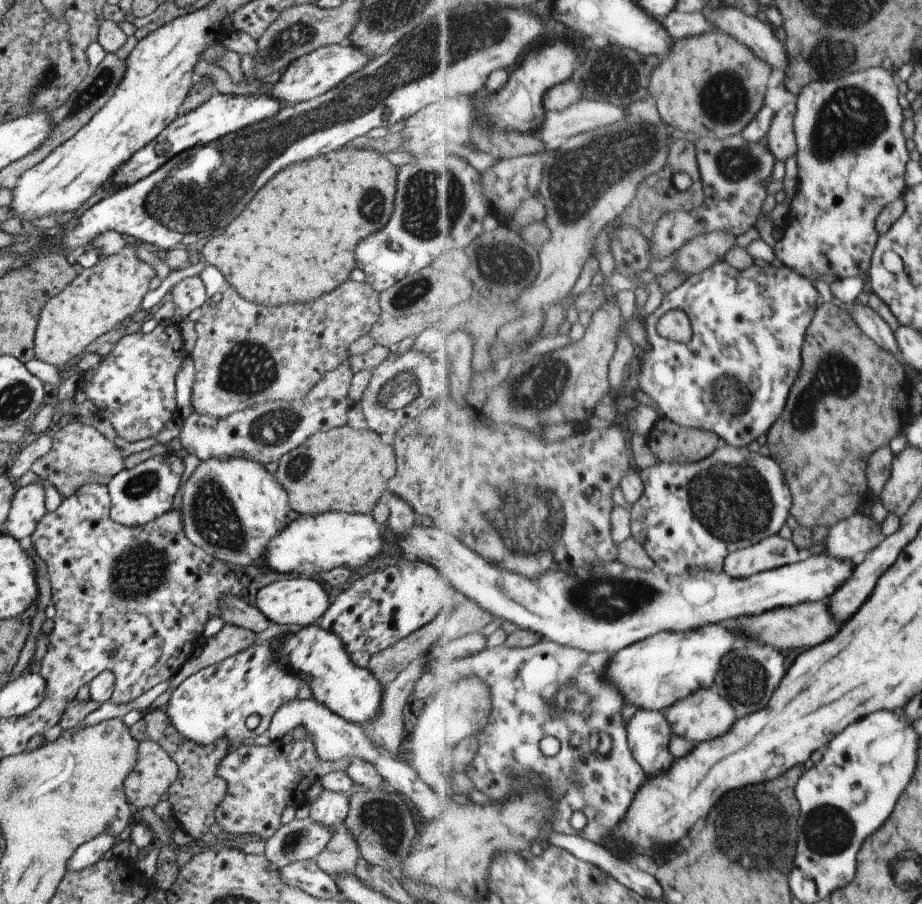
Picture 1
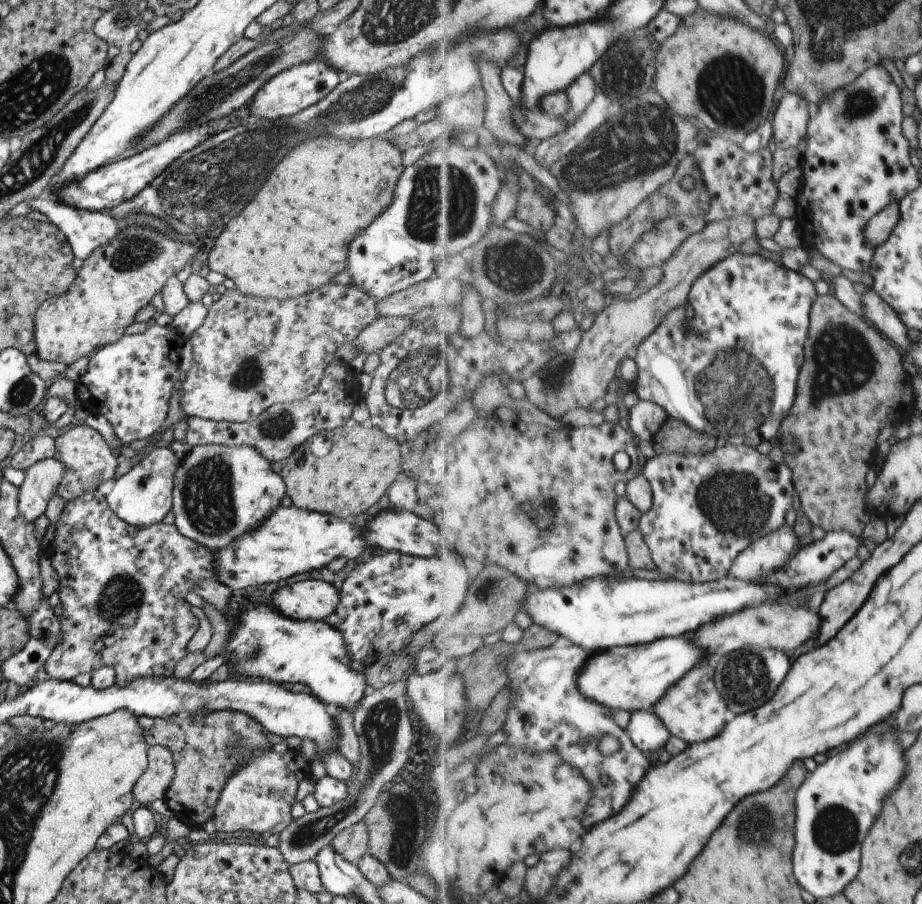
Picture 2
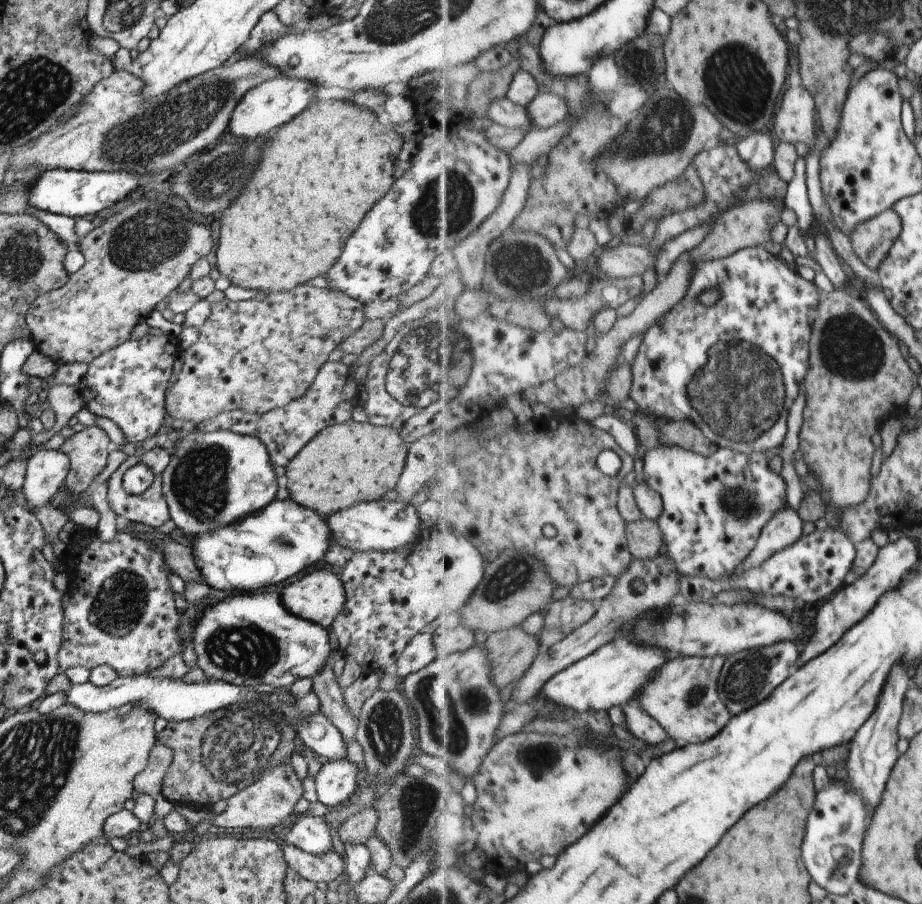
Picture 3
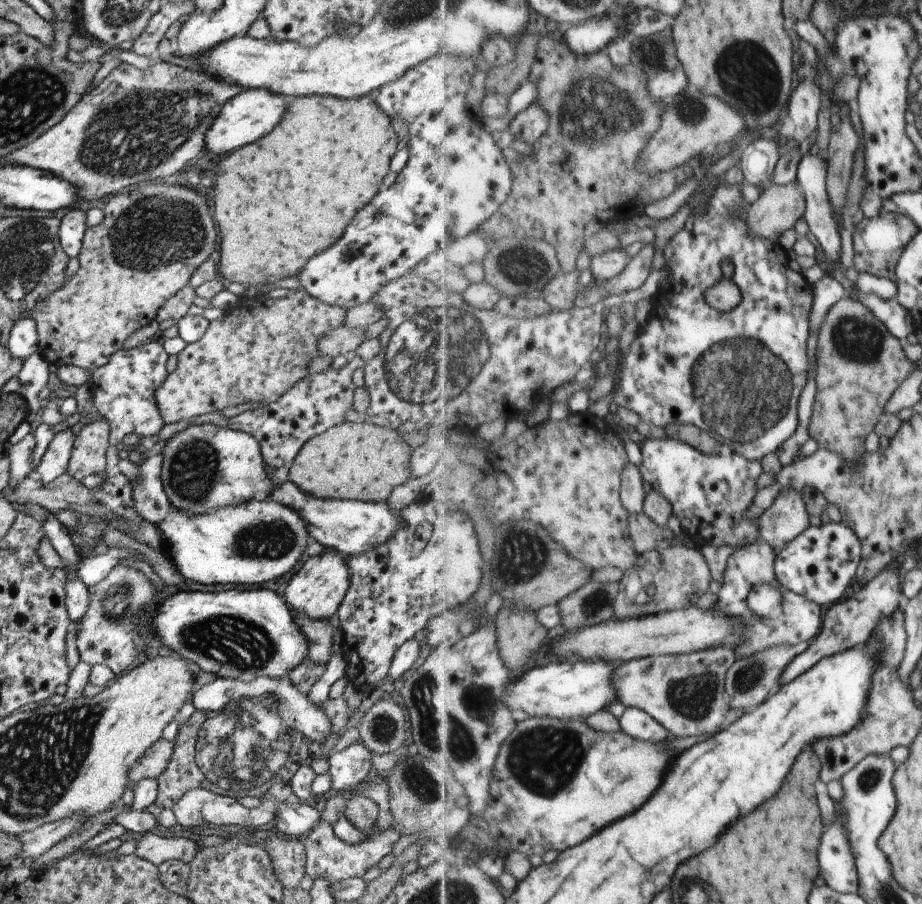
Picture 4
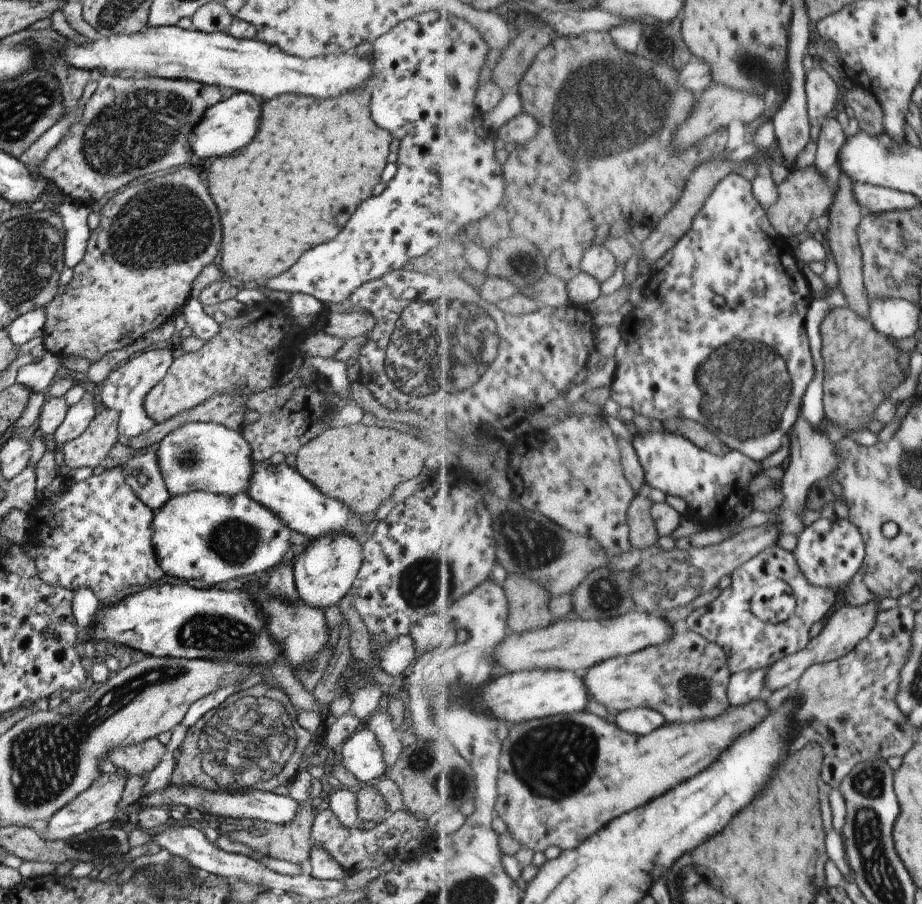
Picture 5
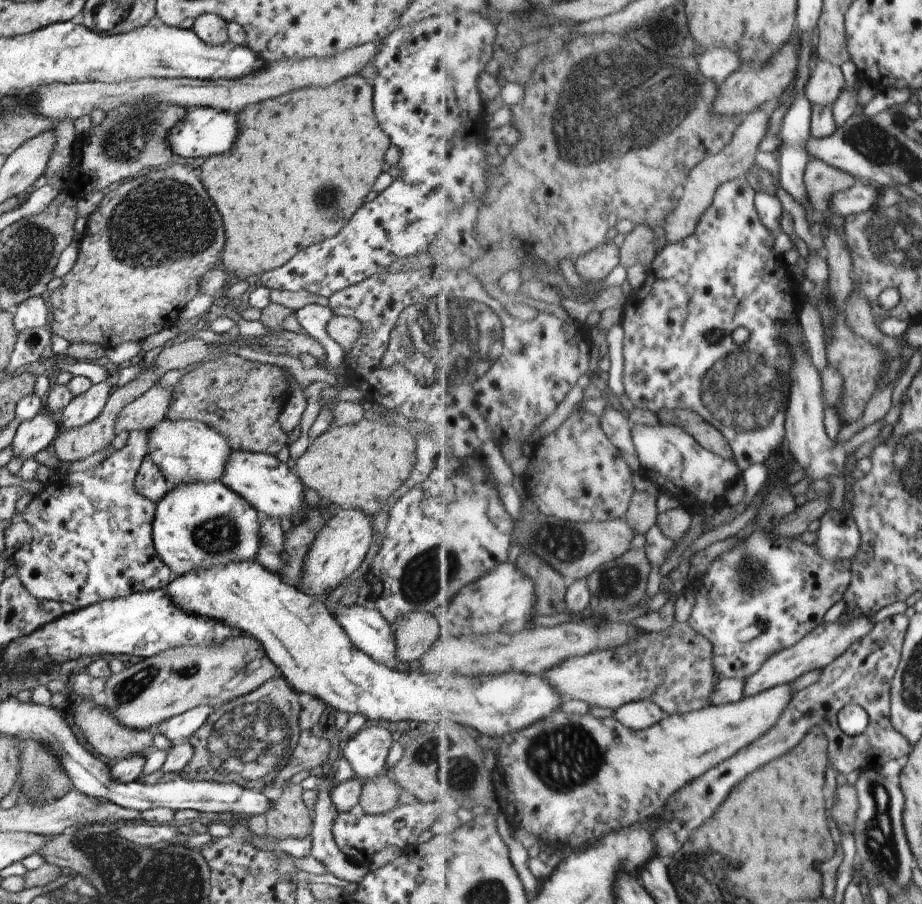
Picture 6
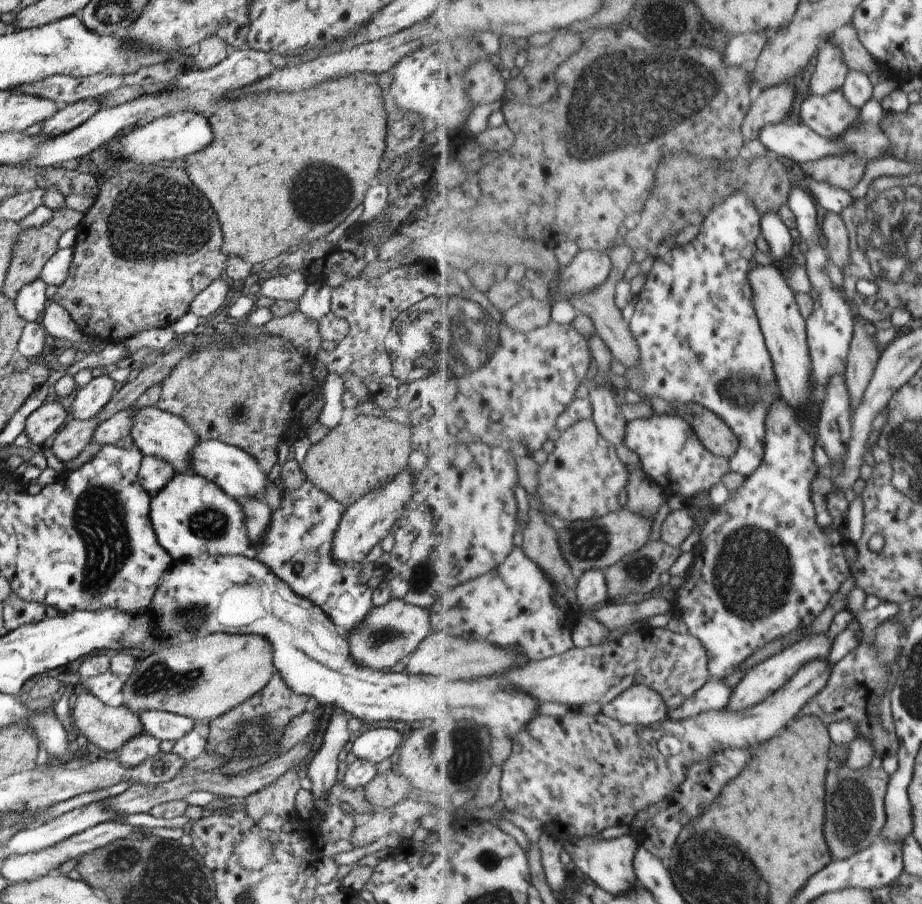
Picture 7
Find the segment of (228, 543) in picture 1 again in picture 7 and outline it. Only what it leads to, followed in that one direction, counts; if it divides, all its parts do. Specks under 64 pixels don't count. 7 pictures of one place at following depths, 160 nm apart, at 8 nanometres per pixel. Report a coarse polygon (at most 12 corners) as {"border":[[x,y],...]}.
{"border":[[157,406],[134,410],[140,453],[191,471],[196,430]]}

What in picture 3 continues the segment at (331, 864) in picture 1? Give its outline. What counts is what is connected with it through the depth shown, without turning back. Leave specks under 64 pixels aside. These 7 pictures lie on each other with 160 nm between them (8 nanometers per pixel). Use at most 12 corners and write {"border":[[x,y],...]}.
{"border":[[364,808],[340,826],[343,844],[366,844],[377,811]]}

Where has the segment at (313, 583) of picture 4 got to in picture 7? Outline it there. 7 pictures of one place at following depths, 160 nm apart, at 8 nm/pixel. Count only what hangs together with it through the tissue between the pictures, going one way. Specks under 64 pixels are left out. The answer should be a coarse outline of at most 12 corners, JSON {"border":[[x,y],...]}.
{"border":[[407,468],[346,508],[332,560],[360,564],[412,497]]}

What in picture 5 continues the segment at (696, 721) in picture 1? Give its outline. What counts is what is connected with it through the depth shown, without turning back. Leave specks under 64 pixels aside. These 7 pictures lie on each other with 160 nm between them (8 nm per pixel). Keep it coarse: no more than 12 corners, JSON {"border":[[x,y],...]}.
{"border":[[694,632],[584,674],[618,714],[670,723],[732,707],[727,649]]}

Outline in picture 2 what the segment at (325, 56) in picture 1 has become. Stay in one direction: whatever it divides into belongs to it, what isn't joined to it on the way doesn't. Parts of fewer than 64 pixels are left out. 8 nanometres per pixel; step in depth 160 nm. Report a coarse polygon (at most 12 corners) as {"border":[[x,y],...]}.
{"border":[[310,60],[280,72],[254,96],[250,120],[293,116],[344,80]]}

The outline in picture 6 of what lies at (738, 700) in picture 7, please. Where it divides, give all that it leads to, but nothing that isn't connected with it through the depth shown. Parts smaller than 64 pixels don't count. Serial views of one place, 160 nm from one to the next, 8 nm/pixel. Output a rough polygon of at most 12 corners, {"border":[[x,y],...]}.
{"border":[[824,623],[746,679],[753,697],[825,669],[875,627]]}

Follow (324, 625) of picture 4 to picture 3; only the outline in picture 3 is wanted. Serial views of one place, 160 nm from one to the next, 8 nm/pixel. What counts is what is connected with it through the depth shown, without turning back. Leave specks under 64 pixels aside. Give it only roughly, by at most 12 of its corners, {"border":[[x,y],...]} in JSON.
{"border":[[326,662],[311,680],[322,714],[344,743],[356,741],[358,720]]}

